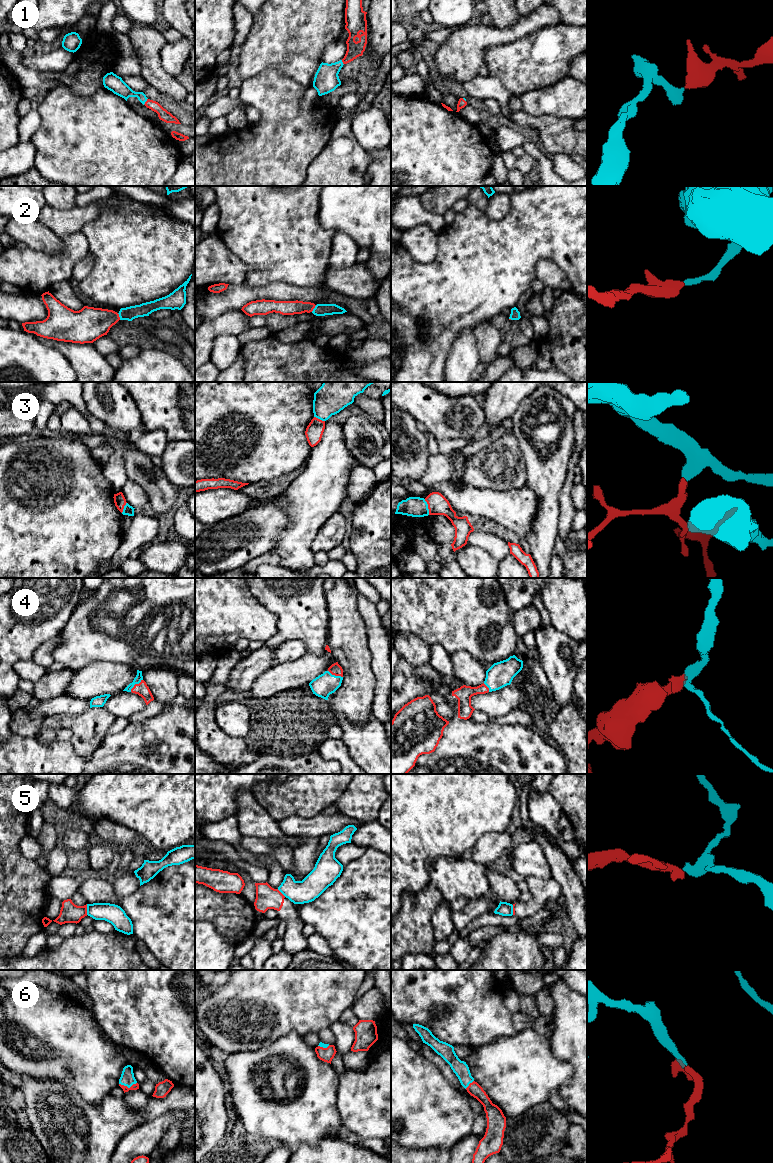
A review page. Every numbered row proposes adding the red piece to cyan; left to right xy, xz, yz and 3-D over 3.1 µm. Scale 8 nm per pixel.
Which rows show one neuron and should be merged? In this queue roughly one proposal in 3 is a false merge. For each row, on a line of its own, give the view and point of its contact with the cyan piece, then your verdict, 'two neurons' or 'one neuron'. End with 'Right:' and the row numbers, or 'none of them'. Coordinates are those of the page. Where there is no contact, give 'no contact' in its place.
1: xy (146, 100) | one neuron
2: xy (119, 316) | one neuron
3: yz (427, 507) | one neuron
4: xy (135, 683) | one neuron
5: xy (87, 909) | two neurons
6: xy (127, 1086) | one neuron
Right: 1, 2, 3, 4, 6

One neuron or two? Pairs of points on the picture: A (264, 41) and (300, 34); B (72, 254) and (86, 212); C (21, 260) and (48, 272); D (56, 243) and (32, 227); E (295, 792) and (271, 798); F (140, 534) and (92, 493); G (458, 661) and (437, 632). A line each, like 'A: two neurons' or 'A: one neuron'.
A: one neuron
B: two neurons
C: one neuron
D: one neuron
E: one neuron
F: two neurons
G: two neurons

